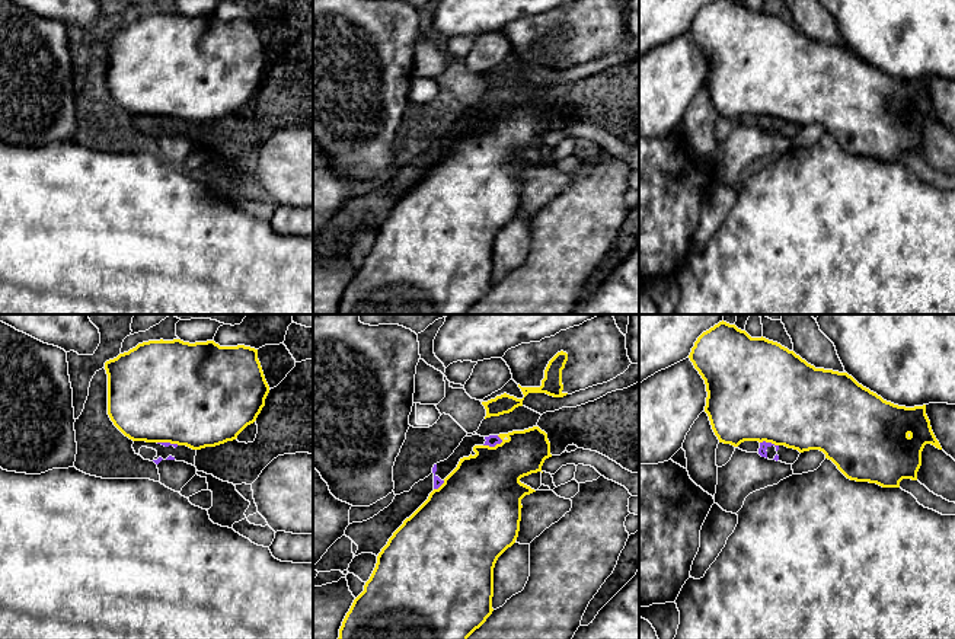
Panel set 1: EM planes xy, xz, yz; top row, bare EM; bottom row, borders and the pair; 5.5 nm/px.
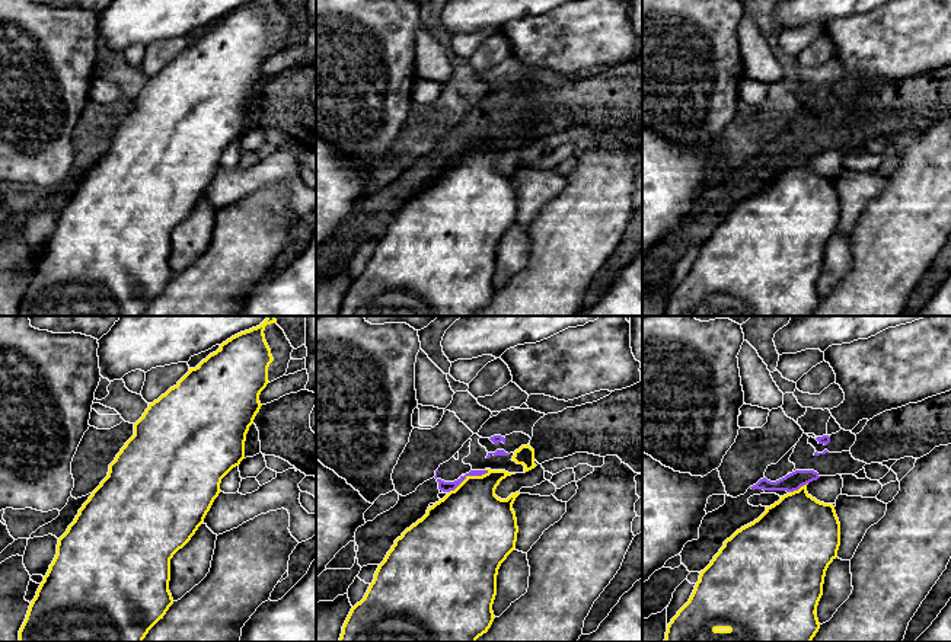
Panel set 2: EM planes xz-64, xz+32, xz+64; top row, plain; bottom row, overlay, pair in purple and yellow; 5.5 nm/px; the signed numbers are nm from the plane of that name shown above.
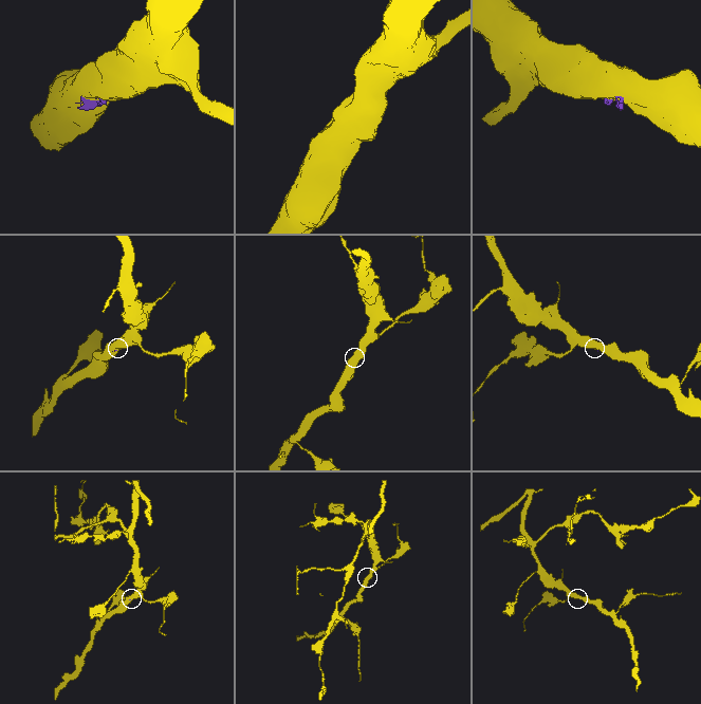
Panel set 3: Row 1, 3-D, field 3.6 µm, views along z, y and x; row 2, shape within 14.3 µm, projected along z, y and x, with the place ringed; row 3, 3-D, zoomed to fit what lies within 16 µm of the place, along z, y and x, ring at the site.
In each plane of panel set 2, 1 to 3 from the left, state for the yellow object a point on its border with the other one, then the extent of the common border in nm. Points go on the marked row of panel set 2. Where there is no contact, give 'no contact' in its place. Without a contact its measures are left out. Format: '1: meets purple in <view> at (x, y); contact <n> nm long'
1: no contact
2: meets purple in xz+32 at (468, 475); contact 260 nm long
3: meets purple in xz+64 at (798, 488); contact 110 nm long

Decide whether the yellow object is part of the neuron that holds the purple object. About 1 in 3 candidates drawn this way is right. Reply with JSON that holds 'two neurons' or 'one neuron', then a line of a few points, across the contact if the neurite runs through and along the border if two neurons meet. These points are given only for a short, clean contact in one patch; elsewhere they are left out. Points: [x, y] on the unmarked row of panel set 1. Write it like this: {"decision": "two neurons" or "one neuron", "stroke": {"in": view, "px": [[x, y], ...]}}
{"decision": "two neurons", "stroke": {"in": "xz", "px": [[502, 114], [494, 120], [484, 120]]}}

